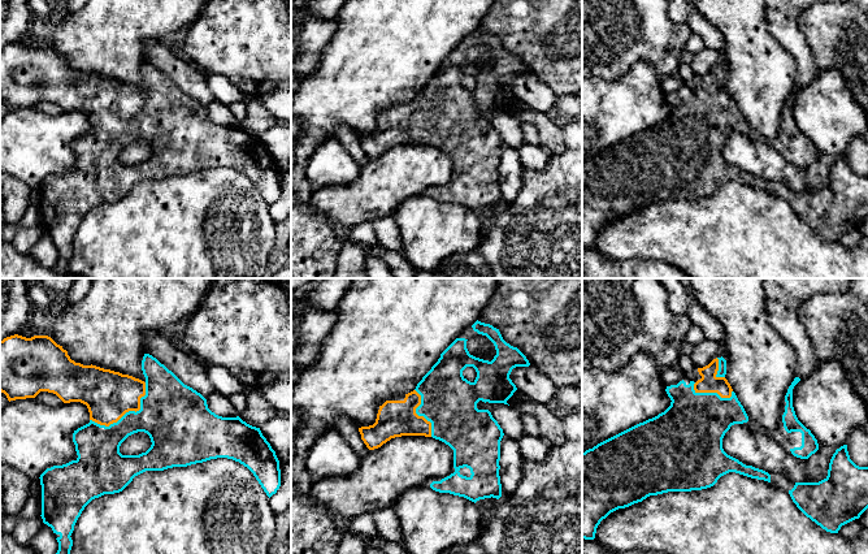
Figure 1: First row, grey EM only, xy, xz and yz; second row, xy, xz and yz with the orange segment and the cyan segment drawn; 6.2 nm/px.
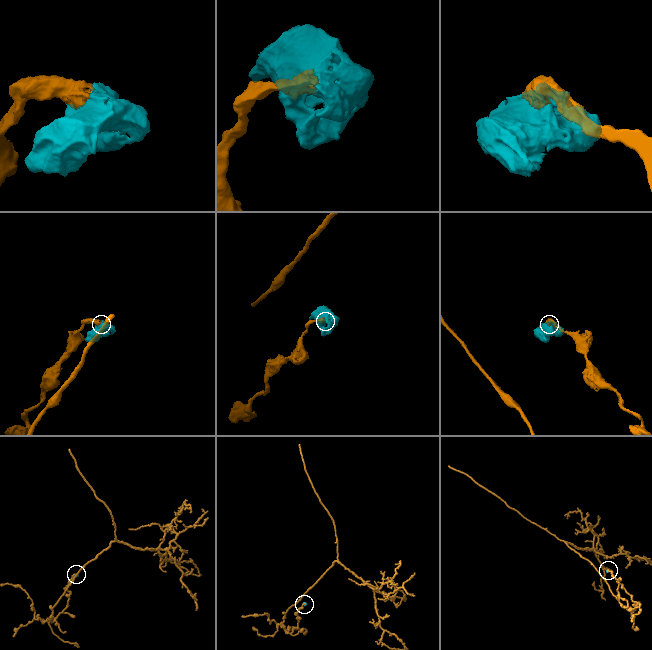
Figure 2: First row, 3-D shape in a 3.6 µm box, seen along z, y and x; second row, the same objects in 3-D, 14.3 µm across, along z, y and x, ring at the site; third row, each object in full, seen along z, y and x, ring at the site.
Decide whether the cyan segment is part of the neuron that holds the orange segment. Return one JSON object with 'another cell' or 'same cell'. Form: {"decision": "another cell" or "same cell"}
{"decision": "same cell"}

